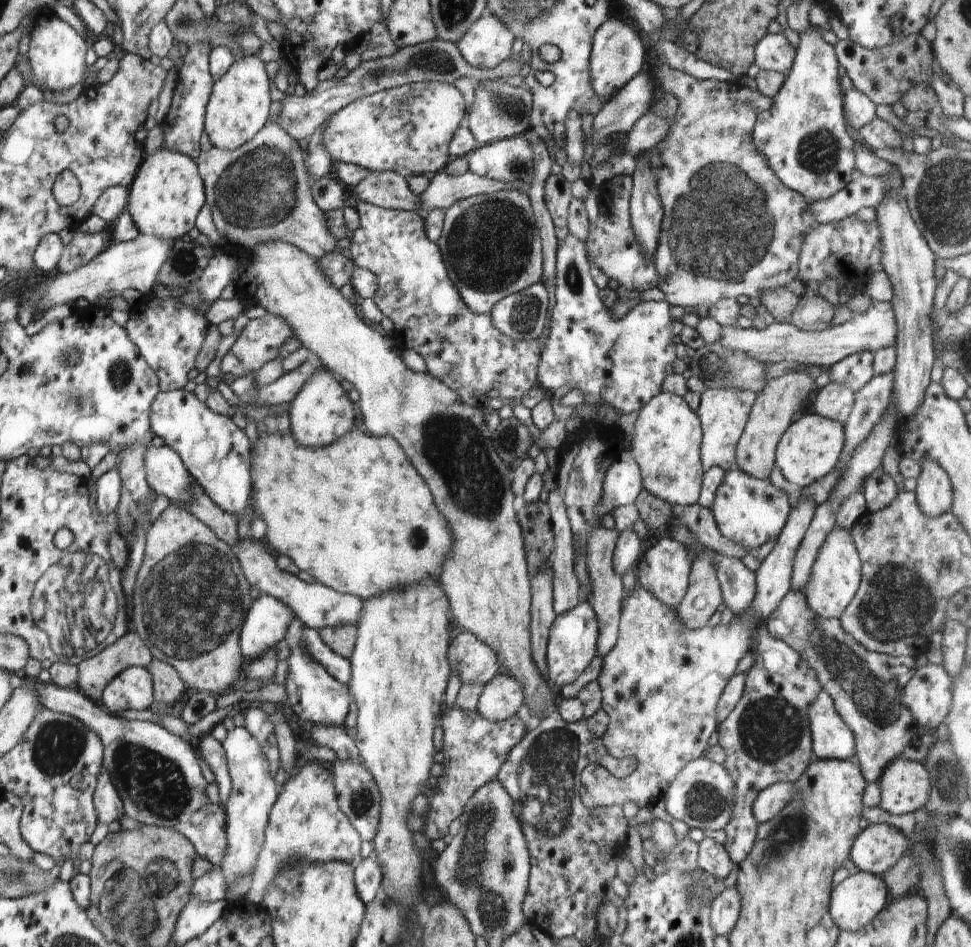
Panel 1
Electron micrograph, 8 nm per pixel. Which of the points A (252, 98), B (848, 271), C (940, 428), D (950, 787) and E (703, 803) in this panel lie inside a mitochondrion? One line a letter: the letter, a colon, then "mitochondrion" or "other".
A: other
B: other
C: other
D: mitochondrion
E: mitochondrion

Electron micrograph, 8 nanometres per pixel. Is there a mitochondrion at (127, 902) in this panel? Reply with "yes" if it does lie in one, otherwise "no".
yes

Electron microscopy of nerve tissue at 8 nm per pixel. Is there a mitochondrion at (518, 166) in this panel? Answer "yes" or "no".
yes

